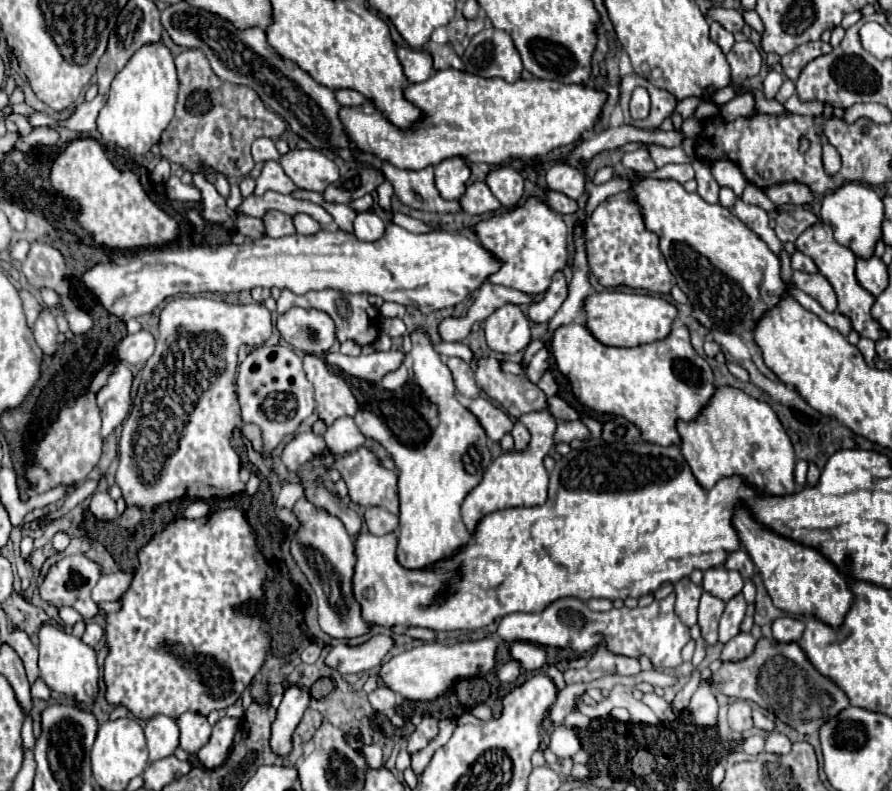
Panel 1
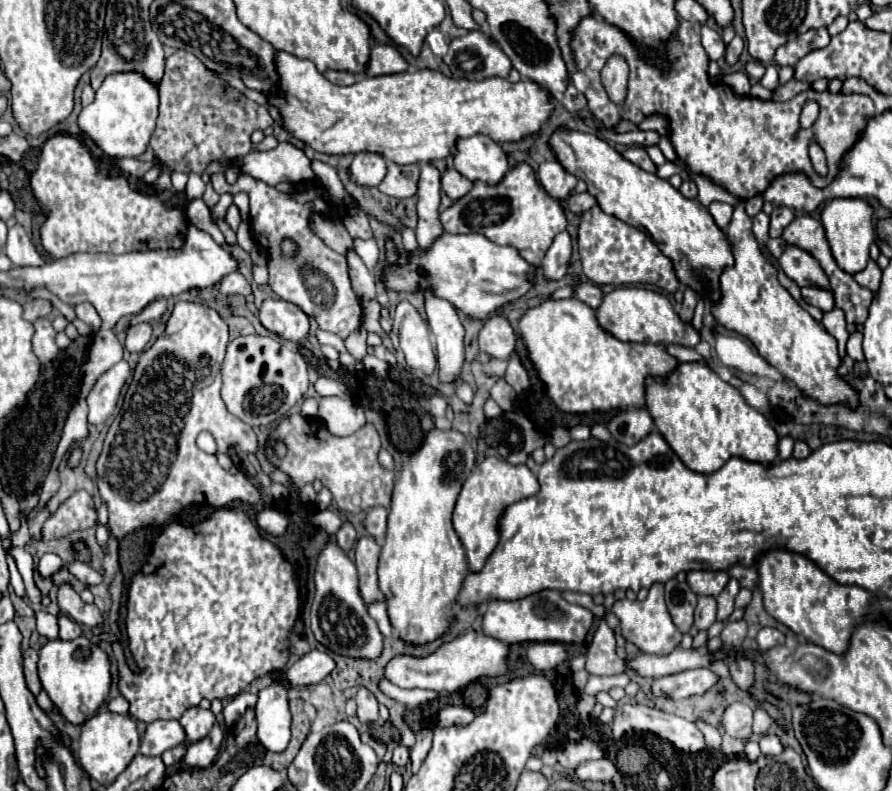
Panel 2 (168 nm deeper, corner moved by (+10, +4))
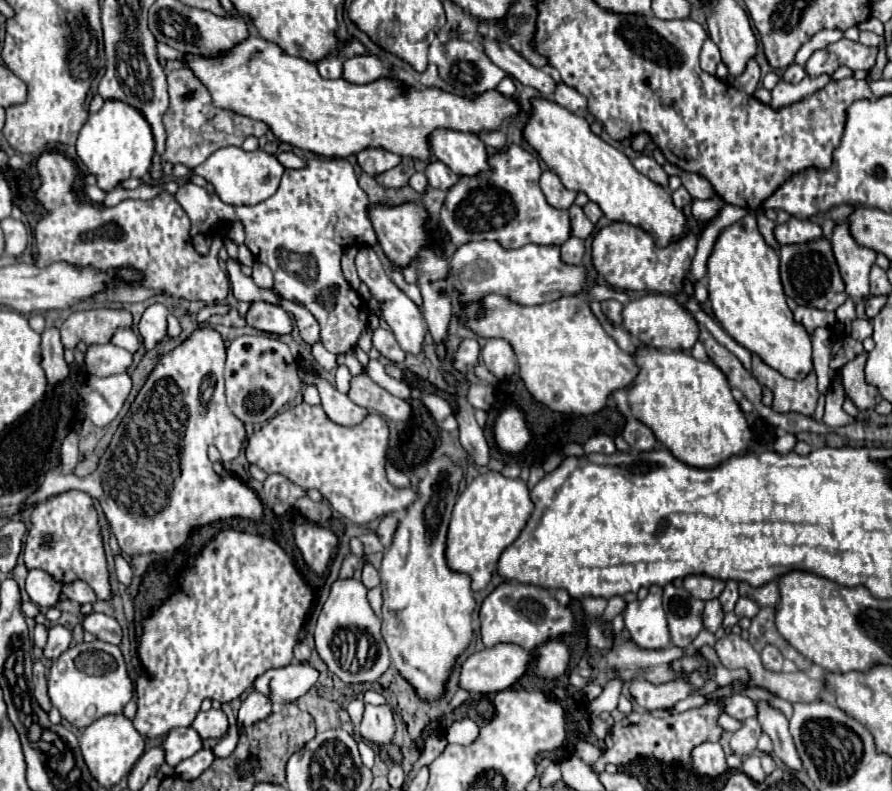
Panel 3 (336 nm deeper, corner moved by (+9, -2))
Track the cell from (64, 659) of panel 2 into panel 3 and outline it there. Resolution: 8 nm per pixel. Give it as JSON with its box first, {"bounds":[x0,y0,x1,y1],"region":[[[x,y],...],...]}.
{"bounds":[49,641,135,729],"region":[[[105,641],[81,643],[67,649],[49,669],[49,697],[61,717],[73,727],[85,729],[105,713],[123,713],[125,703],[133,699],[135,683],[129,677],[127,663],[117,645]]]}

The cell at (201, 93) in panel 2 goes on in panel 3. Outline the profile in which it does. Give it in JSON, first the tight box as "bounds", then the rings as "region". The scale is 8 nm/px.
{"bounds":[163,67,267,169],"region":[[[181,67],[177,71],[167,73],[169,83],[169,109],[163,115],[165,131],[167,131],[167,149],[163,153],[163,161],[181,163],[189,169],[201,165],[211,153],[227,145],[239,145],[249,137],[261,137],[267,133],[267,125],[263,121],[255,121],[249,117],[241,117],[233,111],[219,109],[213,105],[207,87],[191,73],[191,69]]]}

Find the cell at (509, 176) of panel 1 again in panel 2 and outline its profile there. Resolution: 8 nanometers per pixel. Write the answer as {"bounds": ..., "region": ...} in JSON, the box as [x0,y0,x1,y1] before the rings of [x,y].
{"bounds":[454,135,510,185],"region":[[[474,135],[468,139],[460,139],[456,143],[456,149],[458,153],[454,155],[454,169],[470,181],[484,181],[486,185],[498,185],[504,179],[504,173],[508,173],[510,169],[502,147],[486,135]]]}

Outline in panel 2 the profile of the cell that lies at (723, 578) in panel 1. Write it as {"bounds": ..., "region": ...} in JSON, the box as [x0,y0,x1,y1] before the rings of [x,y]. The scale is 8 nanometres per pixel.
{"bounds":[688,571,730,595],"region":[[[690,571],[688,585],[696,595],[720,595],[724,585],[728,585],[730,577],[726,571]]]}

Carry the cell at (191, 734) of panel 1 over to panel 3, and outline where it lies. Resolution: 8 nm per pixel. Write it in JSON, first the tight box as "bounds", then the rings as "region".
{"bounds":[191,709,229,739],"region":[[[209,709],[209,711],[199,711],[195,721],[191,723],[191,727],[203,737],[203,739],[211,739],[211,737],[217,737],[221,739],[227,729],[229,729],[229,721],[227,721],[227,715],[223,711],[217,711],[217,709]]]}

